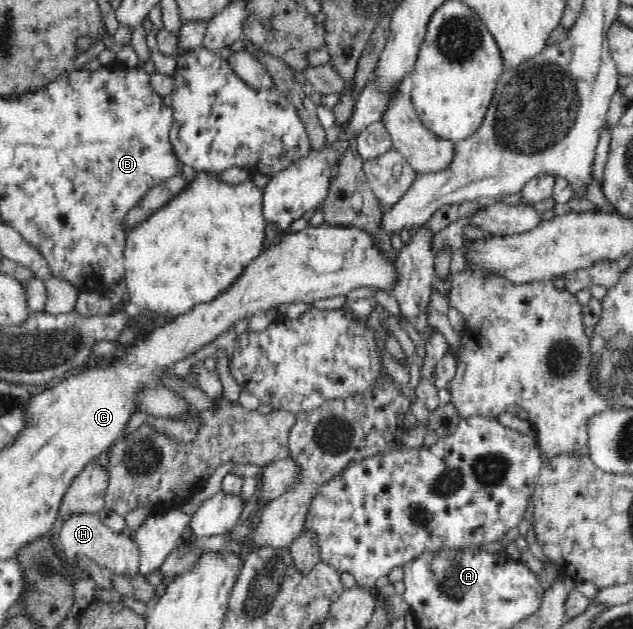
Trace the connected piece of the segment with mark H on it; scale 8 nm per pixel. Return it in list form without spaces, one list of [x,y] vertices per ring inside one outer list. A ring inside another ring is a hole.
[[[70,514],[59,530],[59,542],[66,554],[91,558],[113,574],[136,577],[140,575],[139,550],[130,533],[115,533],[100,521],[99,515]]]

